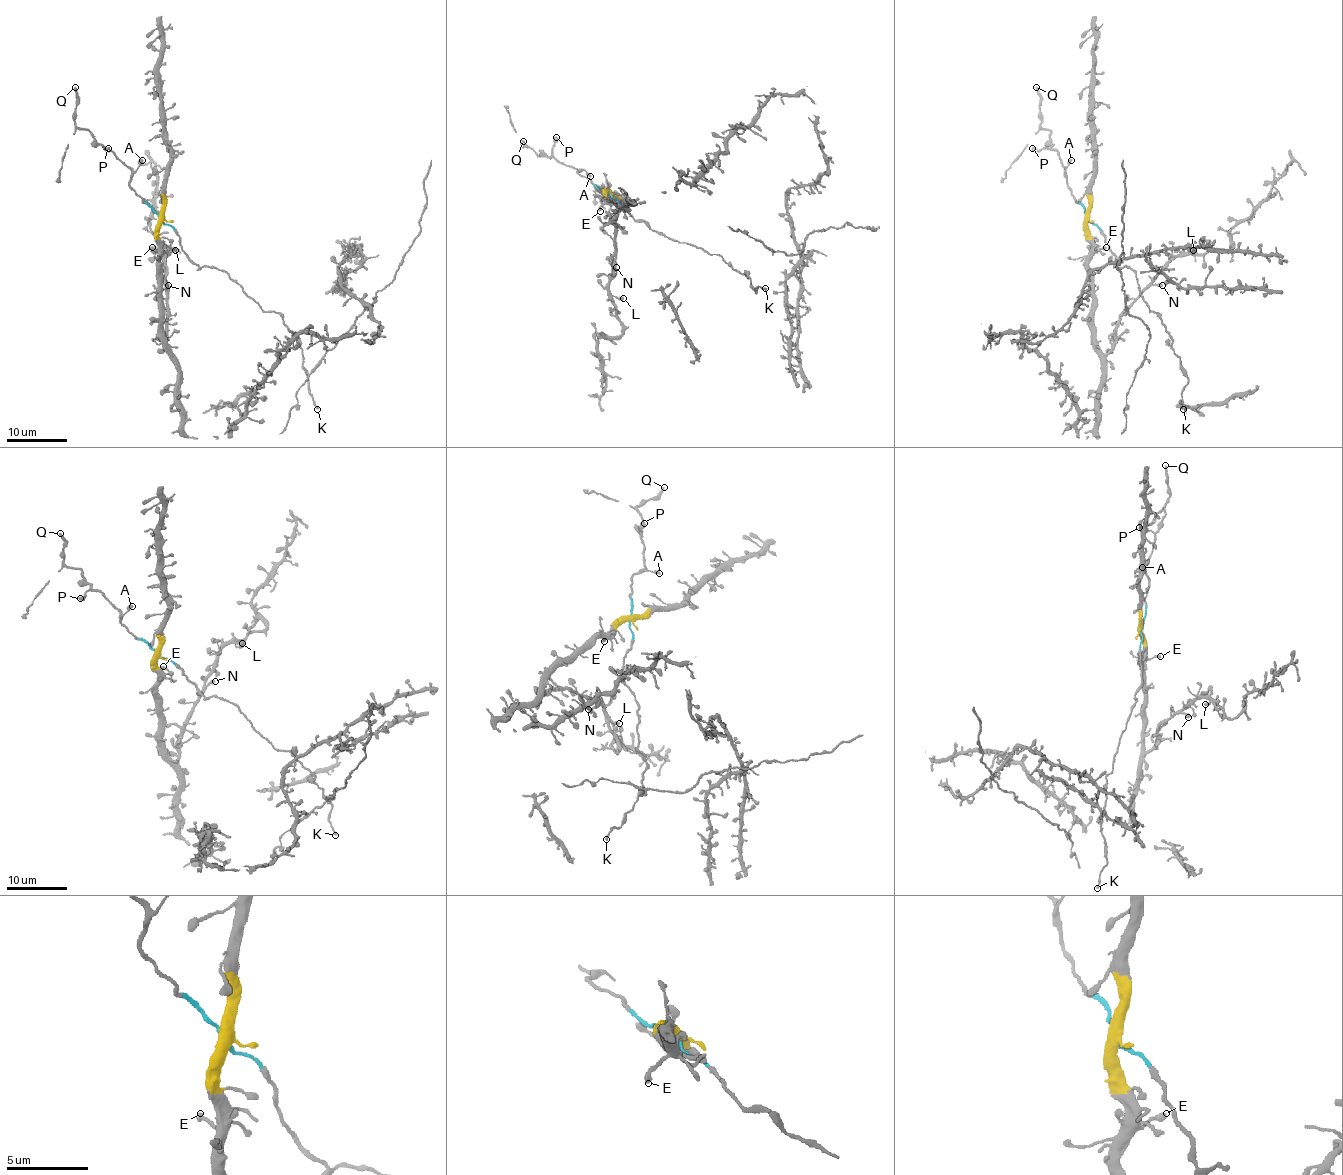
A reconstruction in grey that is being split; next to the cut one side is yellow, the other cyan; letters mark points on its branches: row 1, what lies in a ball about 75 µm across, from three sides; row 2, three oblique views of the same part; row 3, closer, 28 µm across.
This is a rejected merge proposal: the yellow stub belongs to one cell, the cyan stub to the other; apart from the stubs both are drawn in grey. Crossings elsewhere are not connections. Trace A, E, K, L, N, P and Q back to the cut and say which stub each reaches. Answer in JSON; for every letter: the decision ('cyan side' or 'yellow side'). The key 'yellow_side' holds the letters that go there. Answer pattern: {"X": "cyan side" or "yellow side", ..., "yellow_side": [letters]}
{"A": "cyan side", "E": "yellow side", "K": "cyan side", "L": "yellow side", "N": "yellow side", "P": "cyan side", "Q": "cyan side", "yellow_side": ["E", "L", "N"]}

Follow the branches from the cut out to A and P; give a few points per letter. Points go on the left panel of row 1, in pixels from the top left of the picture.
A: (160, 217), (130, 185), (130, 178), (142, 159)
P: (160, 217), (130, 185), (131, 172), (104, 149), (109, 147)

